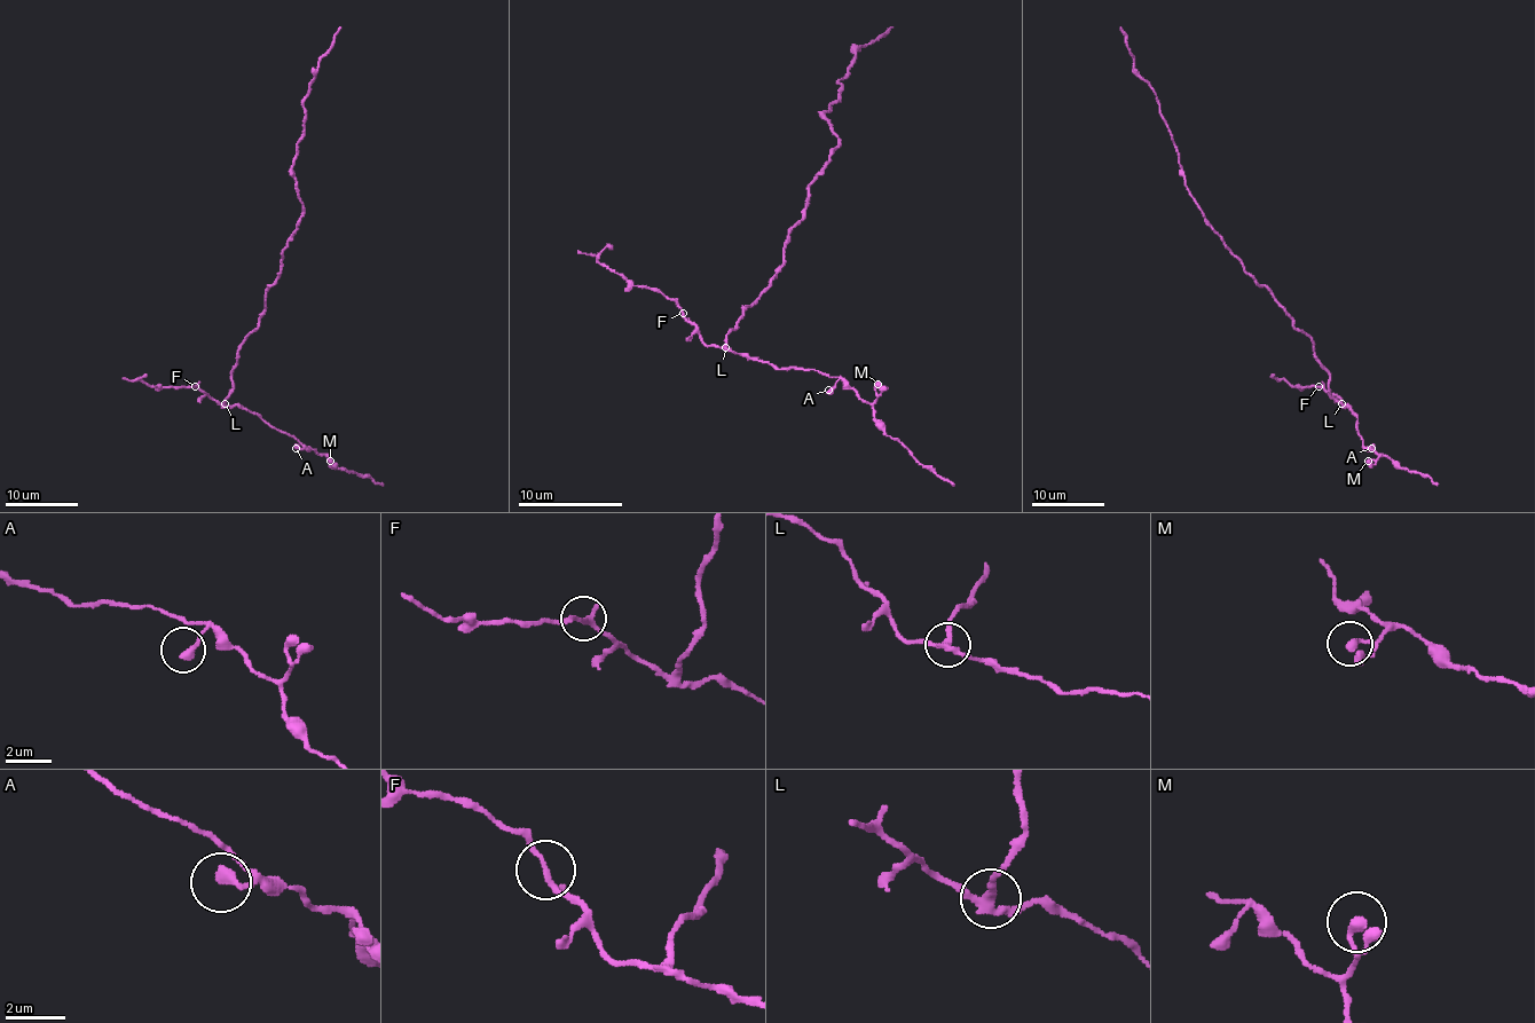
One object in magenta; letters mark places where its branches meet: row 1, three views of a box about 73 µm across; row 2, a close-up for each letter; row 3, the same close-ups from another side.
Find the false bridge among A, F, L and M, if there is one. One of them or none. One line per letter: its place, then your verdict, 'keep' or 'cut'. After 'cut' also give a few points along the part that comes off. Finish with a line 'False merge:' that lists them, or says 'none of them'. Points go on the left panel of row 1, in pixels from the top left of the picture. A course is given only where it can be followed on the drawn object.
A: (296, 448) | keep
F: (195, 386) | keep
L: (225, 403) | cut | (225, 404), (243, 339), (258, 327), (301, 218), (292, 170), (302, 99), (340, 26)
M: (330, 461) | keep
False merge: L

